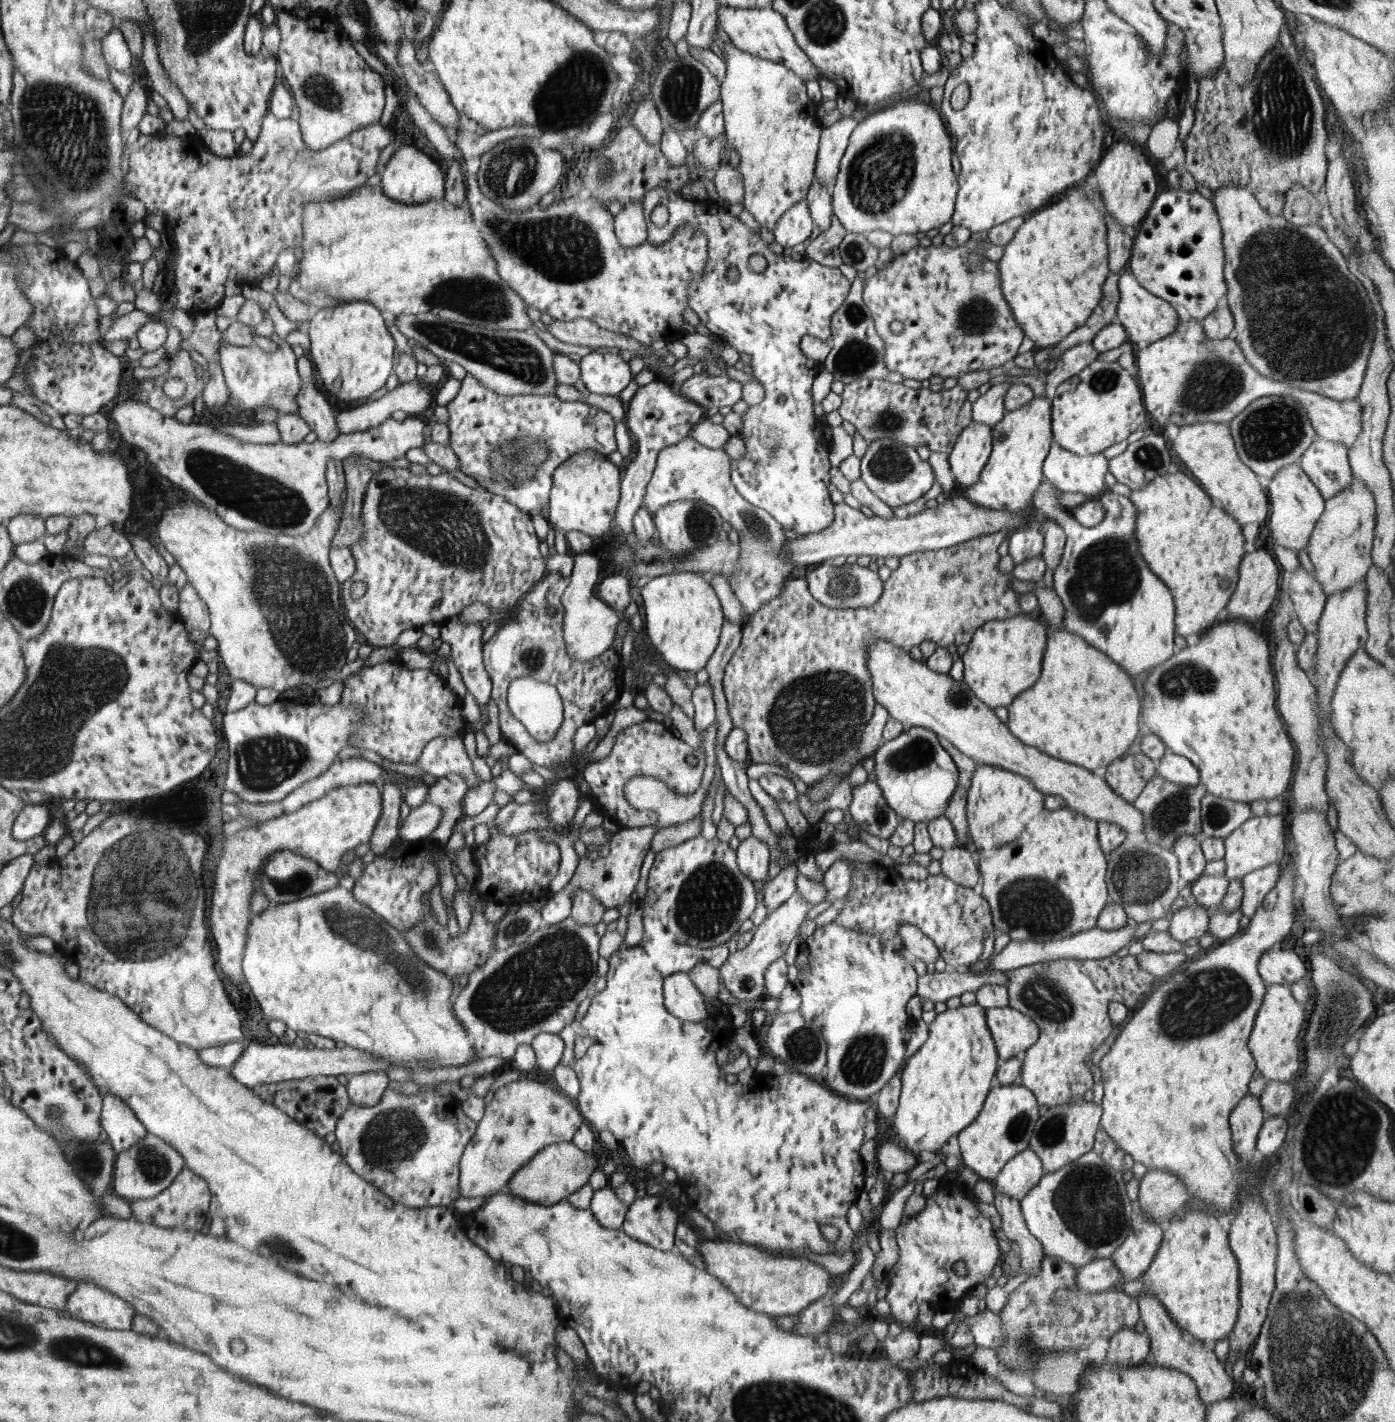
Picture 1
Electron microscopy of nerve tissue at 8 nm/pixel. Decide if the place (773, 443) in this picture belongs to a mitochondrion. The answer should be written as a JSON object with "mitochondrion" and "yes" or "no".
{"mitochondrion":"yes"}

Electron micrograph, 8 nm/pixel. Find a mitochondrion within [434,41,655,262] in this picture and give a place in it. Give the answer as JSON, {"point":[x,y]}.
{"point":[575,76]}

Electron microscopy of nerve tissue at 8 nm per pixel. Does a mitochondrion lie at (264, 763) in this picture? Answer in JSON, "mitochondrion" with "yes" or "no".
{"mitochondrion":"yes"}

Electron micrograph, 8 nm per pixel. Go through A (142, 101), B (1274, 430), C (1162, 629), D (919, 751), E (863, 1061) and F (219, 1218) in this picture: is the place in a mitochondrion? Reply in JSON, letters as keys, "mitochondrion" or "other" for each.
{"A":"other","B":"mitochondrion","C":"other","D":"mitochondrion","E":"mitochondrion","F":"other"}

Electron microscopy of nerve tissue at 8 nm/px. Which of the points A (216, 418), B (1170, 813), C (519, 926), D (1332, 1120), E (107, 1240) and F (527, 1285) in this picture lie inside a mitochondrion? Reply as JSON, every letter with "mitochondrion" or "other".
{"A":"other","B":"mitochondrion","C":"mitochondrion","D":"mitochondrion","E":"other","F":"other"}

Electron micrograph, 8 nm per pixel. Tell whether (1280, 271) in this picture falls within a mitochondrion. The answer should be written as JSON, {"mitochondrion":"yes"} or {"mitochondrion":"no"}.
{"mitochondrion":"yes"}

